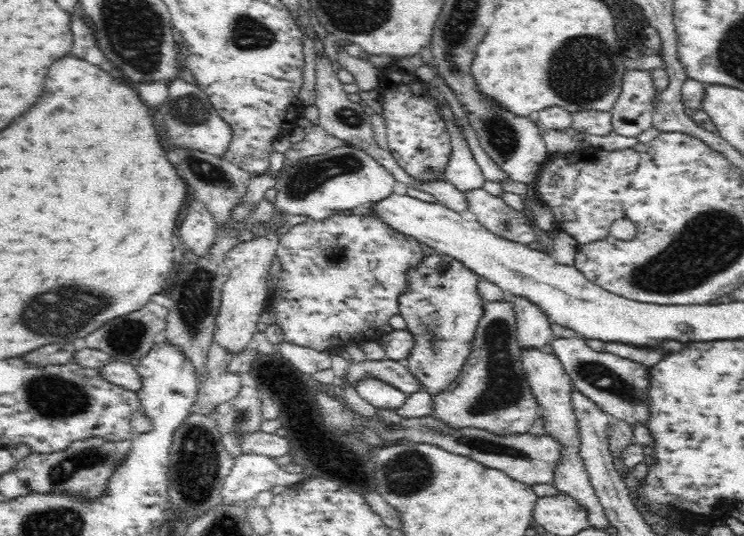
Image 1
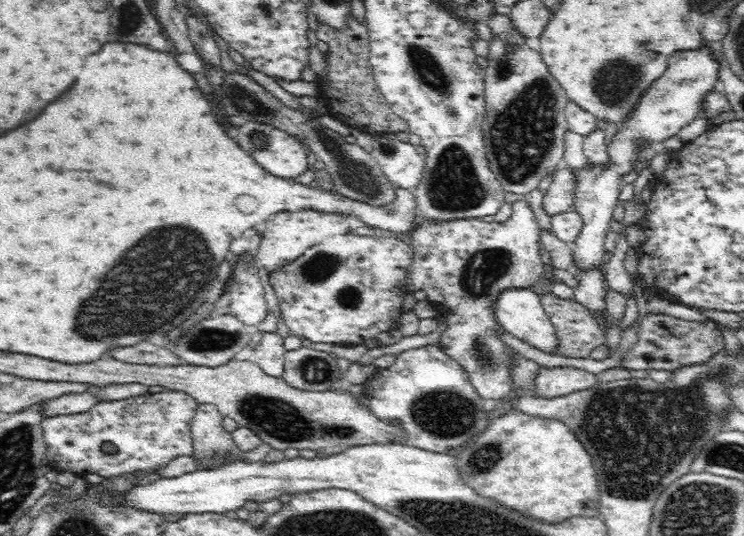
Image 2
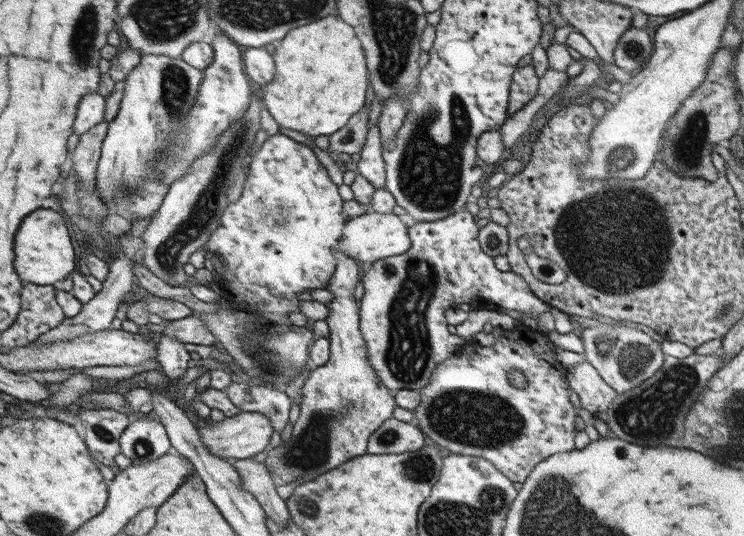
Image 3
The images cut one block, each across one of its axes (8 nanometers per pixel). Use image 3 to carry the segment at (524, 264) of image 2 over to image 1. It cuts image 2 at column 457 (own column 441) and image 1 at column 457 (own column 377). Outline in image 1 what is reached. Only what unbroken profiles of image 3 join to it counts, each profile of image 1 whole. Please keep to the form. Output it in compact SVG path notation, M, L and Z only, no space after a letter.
M448 255L426 256L409 272L409 288L400 297L399 314L407 322L415 344L407 358L400 362L427 394L442 392L457 377L462 352L466 352L466 340L470 340L470 332L477 329L483 312L482 297L476 289L480 279Z

